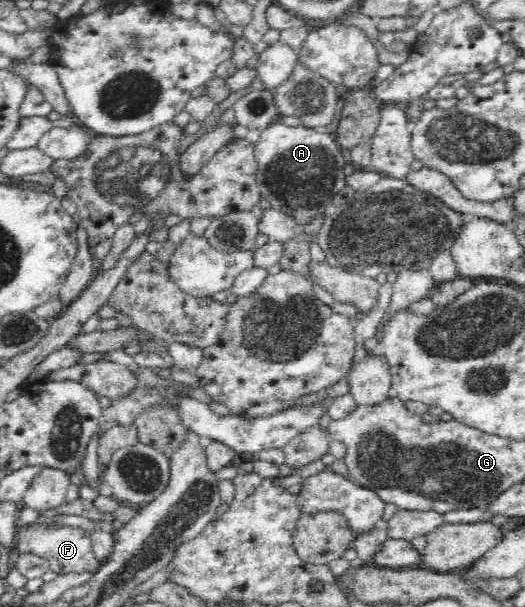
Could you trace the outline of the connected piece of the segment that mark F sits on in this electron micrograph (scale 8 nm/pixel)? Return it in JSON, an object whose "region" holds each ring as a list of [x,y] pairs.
{"region":[[[38,520],[36,523],[28,524],[18,528],[16,536],[16,553],[30,553],[45,558],[49,562],[49,569],[58,574],[69,572],[90,571],[96,572],[102,564],[94,553],[91,541],[91,531],[74,528],[67,525]]]}

